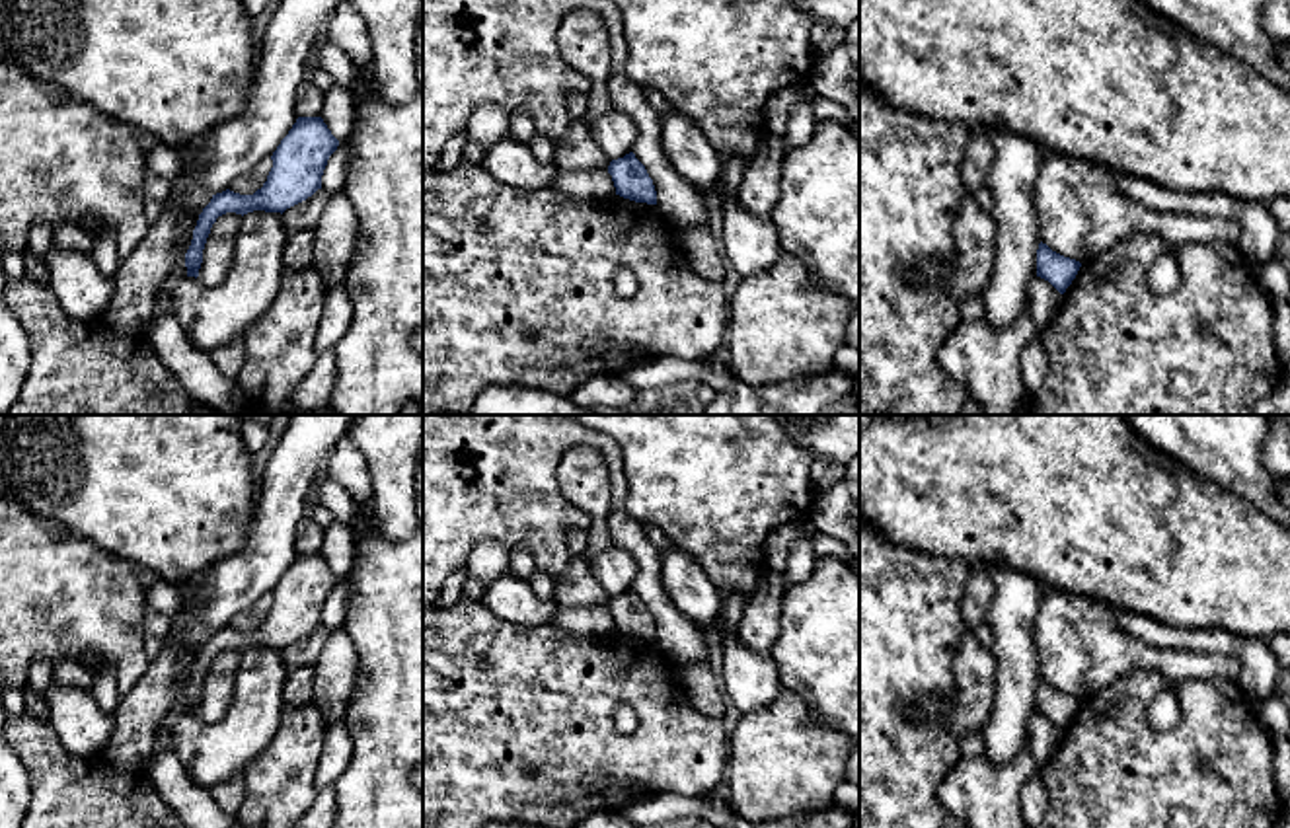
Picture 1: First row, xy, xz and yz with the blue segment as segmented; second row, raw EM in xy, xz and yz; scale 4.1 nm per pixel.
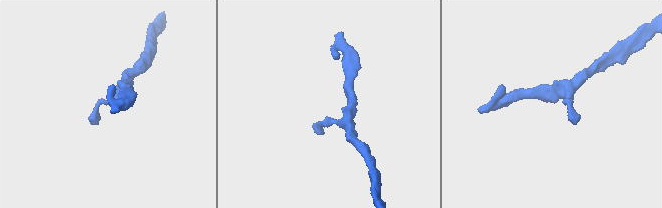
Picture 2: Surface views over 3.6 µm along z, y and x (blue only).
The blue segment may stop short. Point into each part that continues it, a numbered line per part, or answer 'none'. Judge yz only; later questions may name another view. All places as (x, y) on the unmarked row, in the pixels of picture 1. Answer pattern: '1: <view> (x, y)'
none

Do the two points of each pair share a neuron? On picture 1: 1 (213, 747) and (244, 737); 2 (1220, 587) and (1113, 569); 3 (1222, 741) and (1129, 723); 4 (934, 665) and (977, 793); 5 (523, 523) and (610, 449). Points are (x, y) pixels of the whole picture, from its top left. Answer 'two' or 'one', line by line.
1: one
2: one
3: one
4: two
5: one

